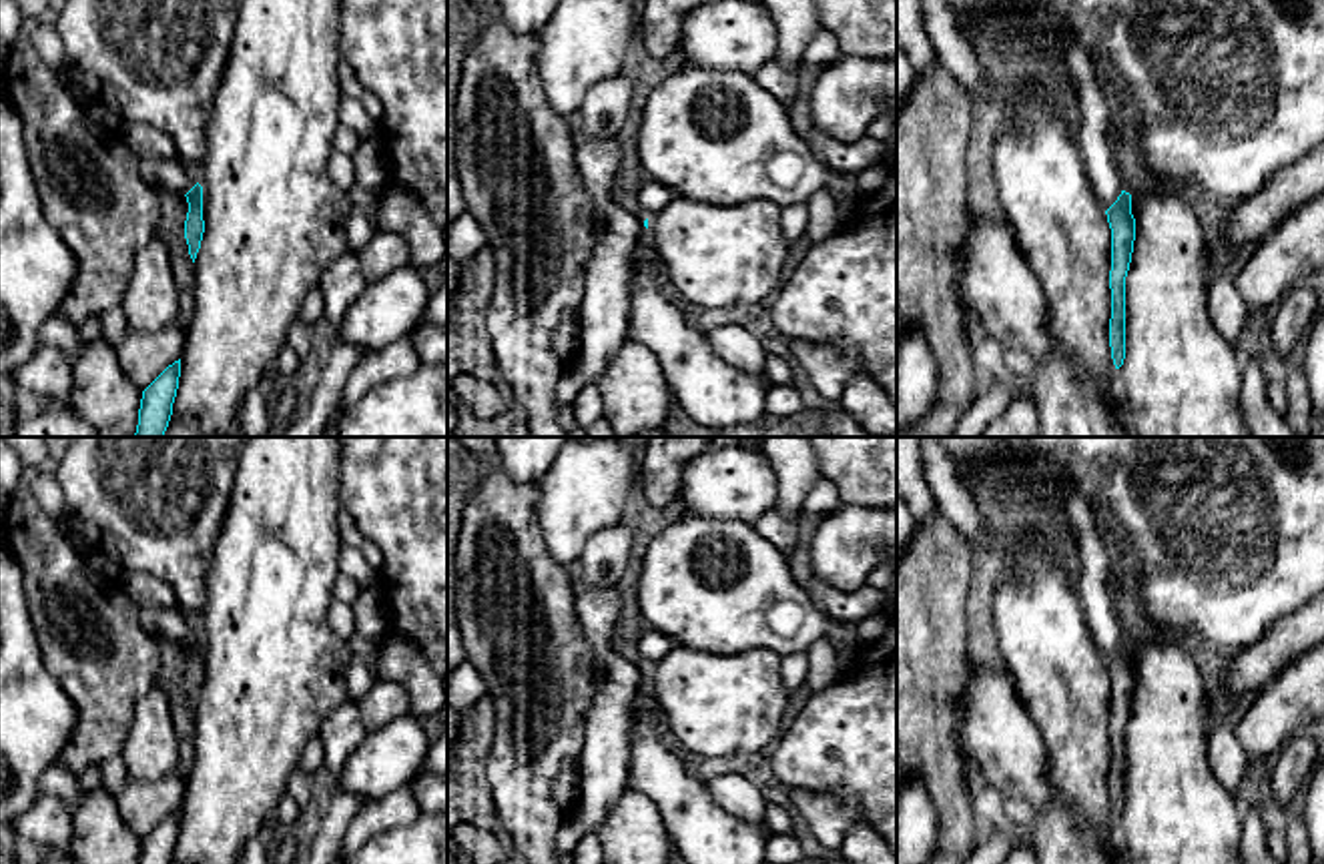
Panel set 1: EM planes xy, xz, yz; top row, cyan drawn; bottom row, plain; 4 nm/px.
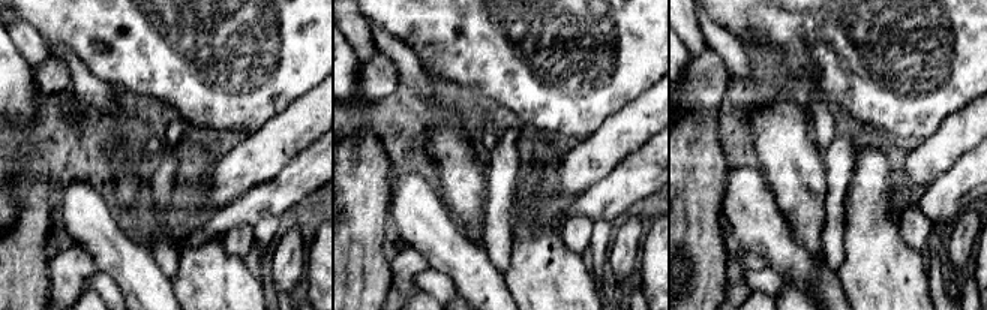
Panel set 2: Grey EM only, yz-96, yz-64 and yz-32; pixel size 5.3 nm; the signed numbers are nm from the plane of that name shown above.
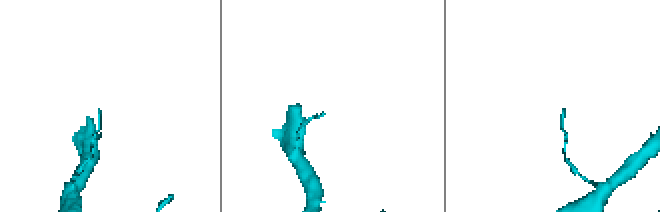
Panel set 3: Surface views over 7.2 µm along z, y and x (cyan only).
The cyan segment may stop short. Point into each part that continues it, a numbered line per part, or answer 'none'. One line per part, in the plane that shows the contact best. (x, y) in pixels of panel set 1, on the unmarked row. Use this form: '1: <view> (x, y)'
1: xy (163, 624)

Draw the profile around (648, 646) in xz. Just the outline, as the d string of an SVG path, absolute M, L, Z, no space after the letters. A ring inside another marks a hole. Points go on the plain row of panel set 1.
M640 625L630 637L630 654L650 668L662 660L676 643L662 631Z

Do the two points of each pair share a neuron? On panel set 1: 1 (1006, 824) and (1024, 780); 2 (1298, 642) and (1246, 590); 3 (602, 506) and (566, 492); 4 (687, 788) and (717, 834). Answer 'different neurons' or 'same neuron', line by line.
1: different neurons
2: different neurons
3: same neuron
4: same neuron

